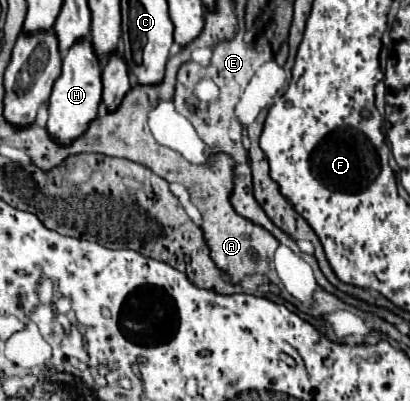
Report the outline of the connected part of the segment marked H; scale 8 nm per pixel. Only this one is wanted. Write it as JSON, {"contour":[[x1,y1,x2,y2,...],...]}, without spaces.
{"contour":[[79,40,65,56,63,56,63,72,53,84,53,92,49,98,49,120,47,134,59,146,71,146,77,138,85,134,89,122,97,118,101,102,101,62,93,54,93,46,89,40]]}

